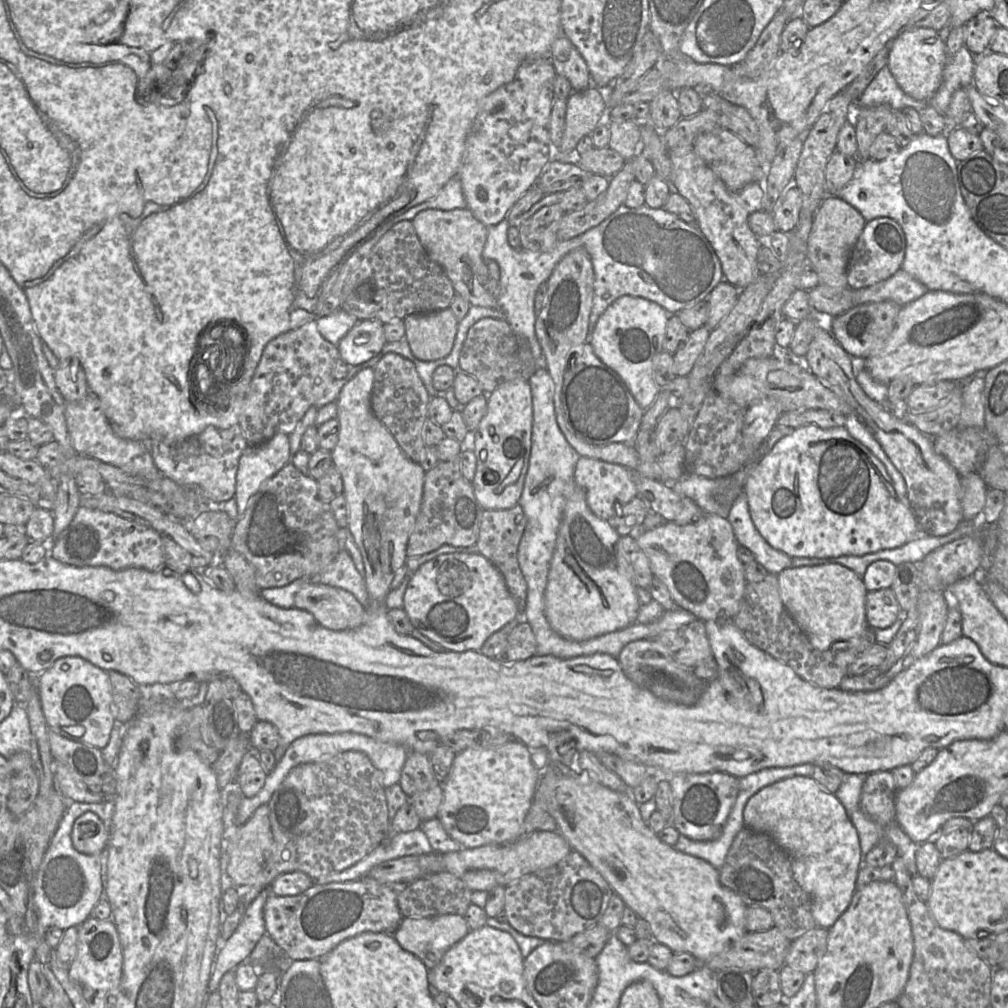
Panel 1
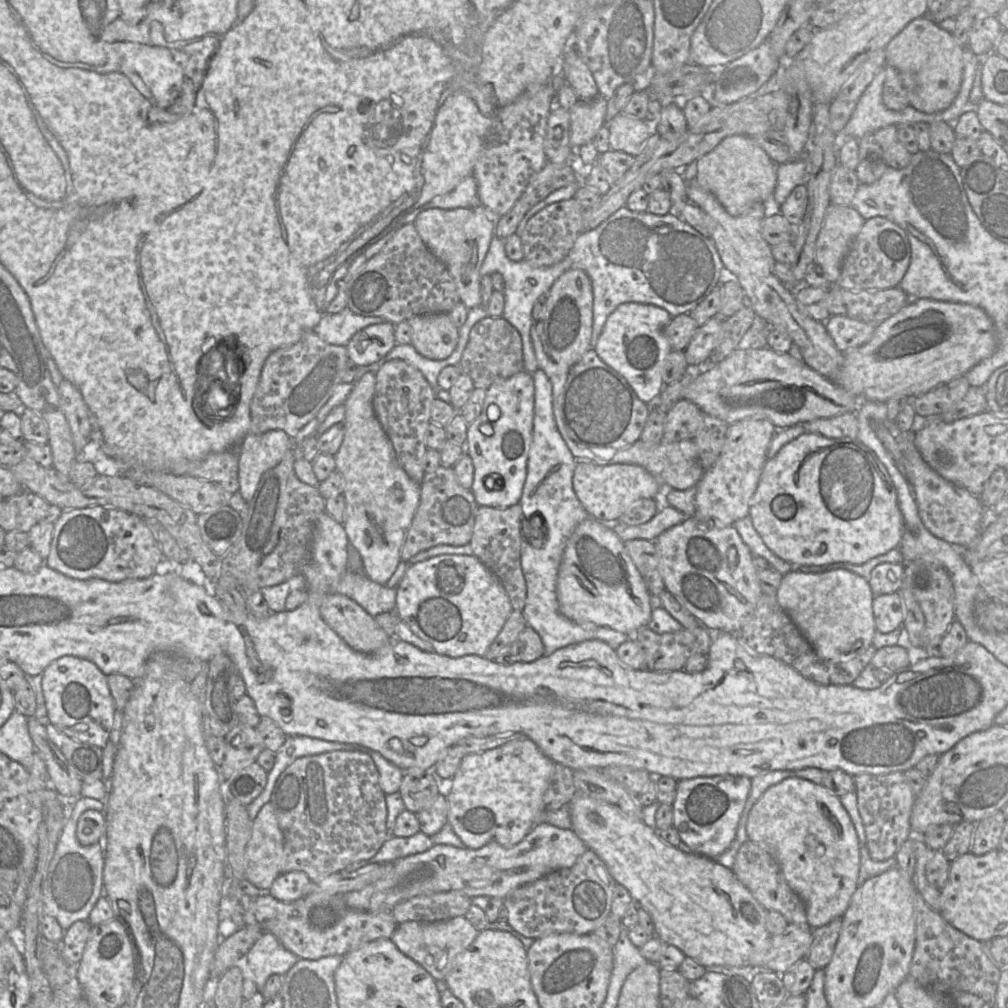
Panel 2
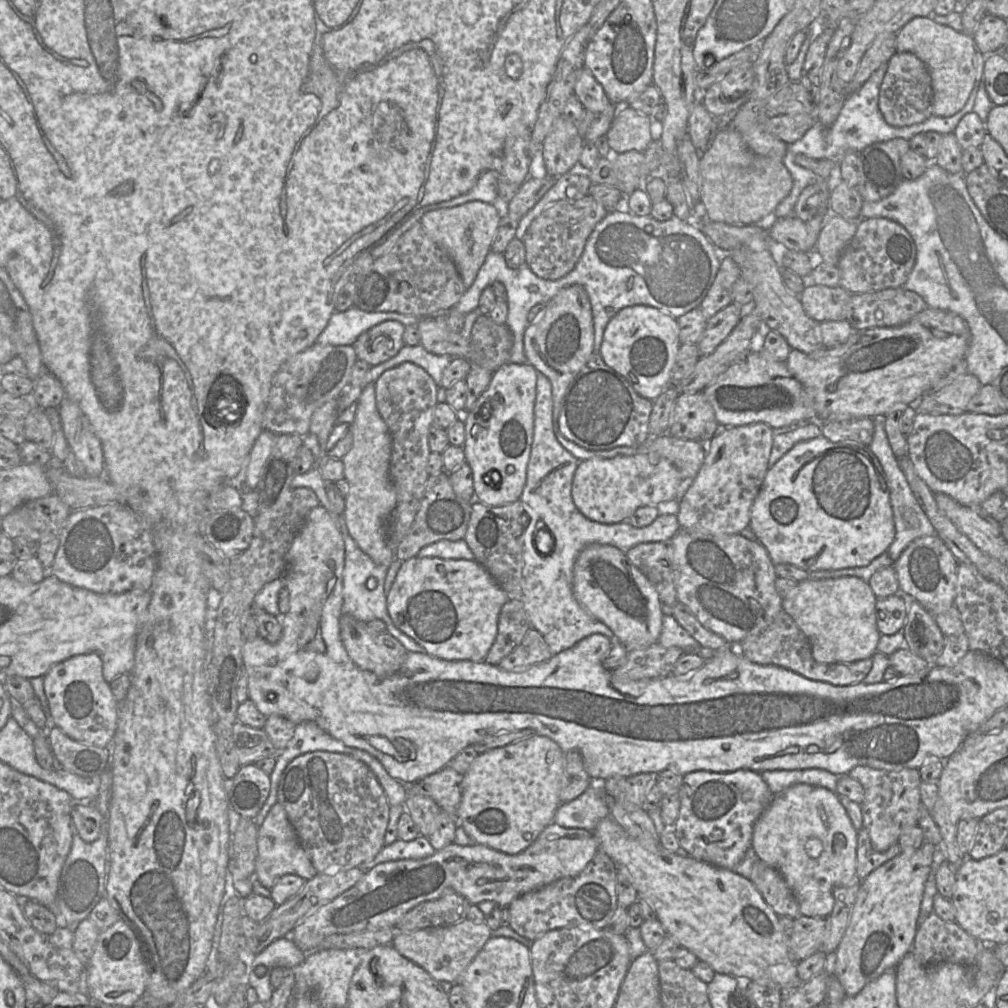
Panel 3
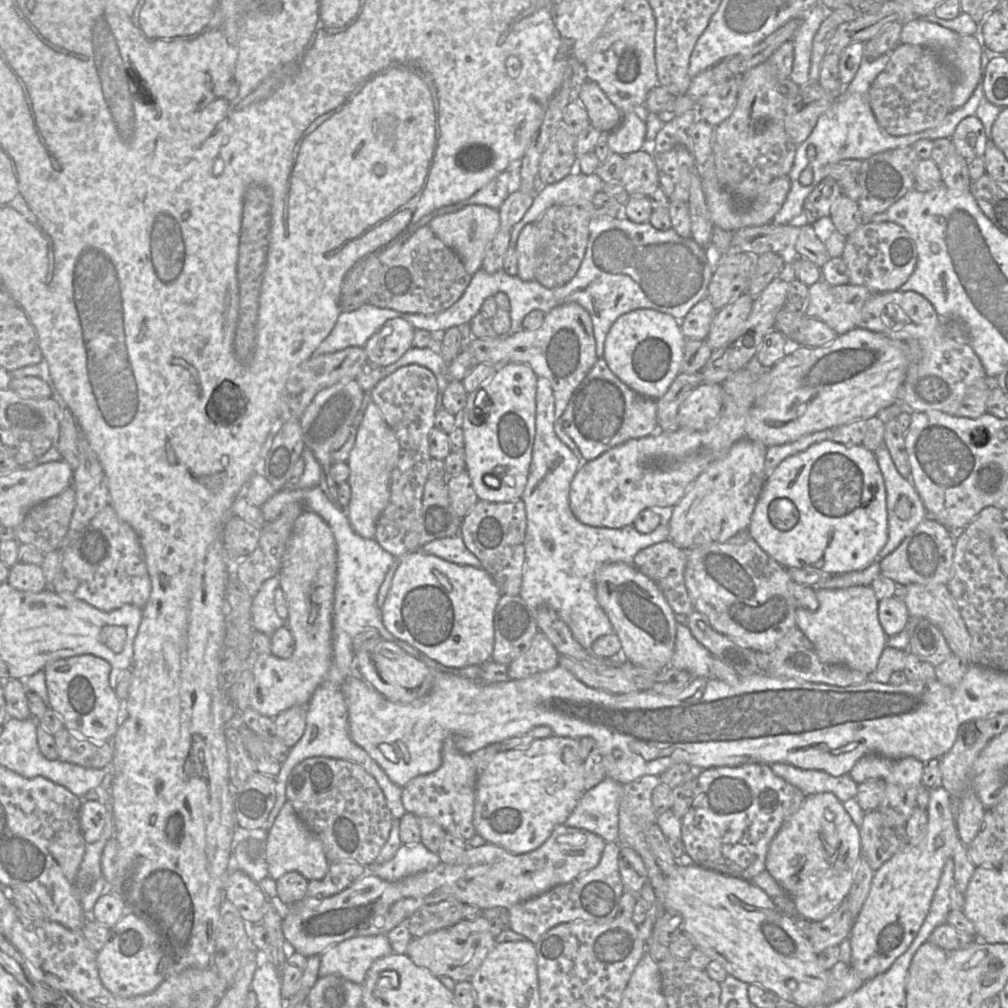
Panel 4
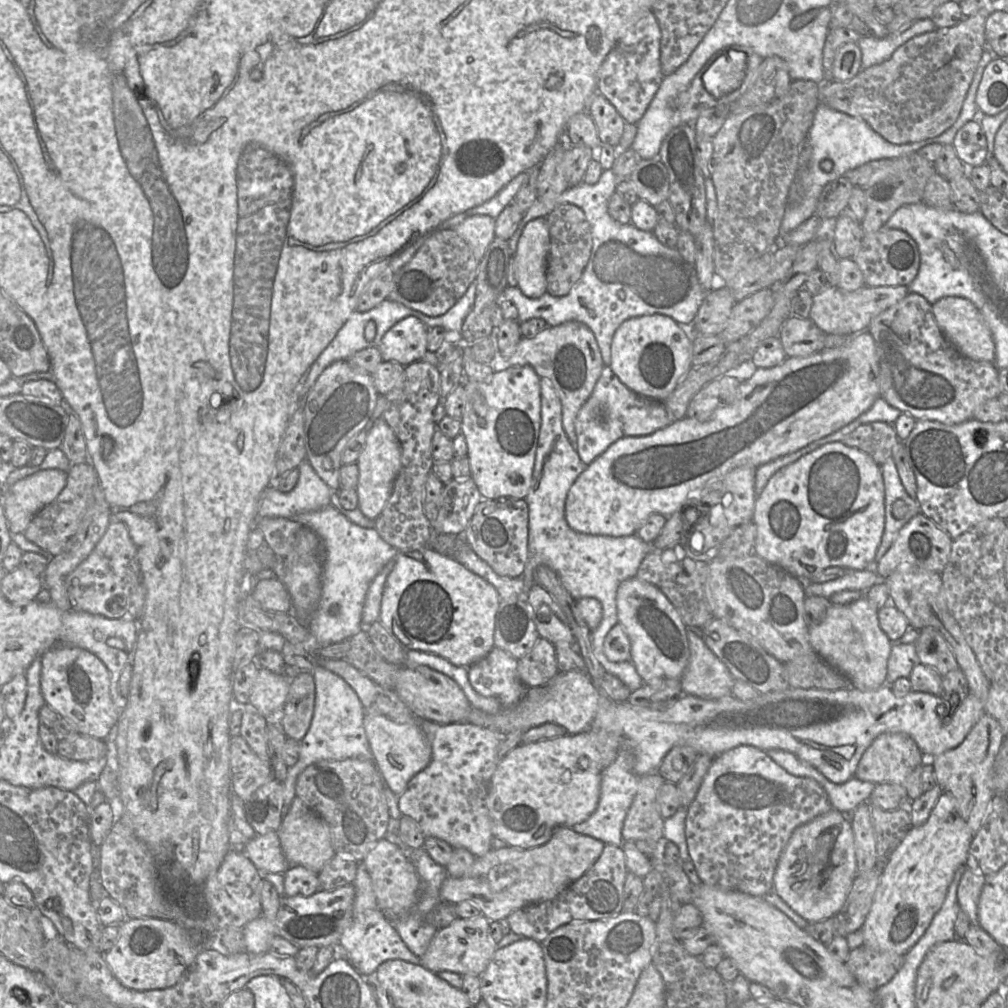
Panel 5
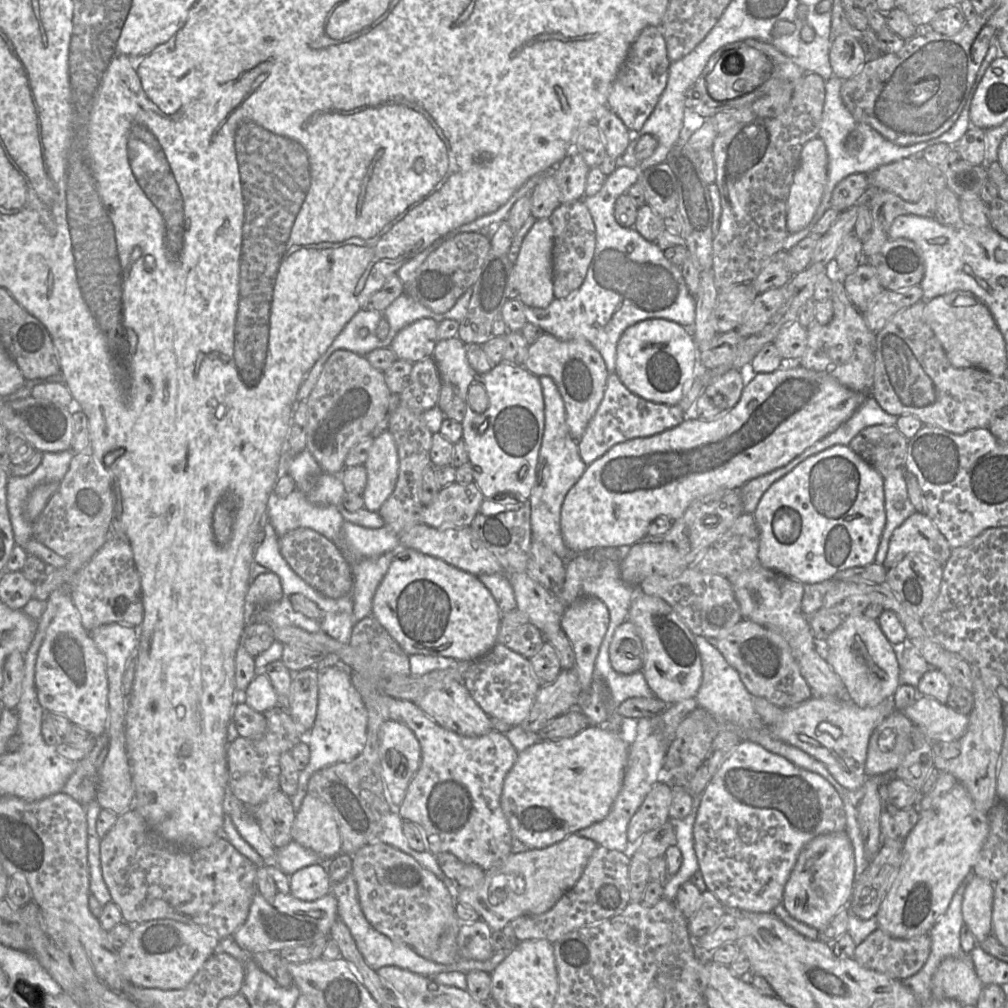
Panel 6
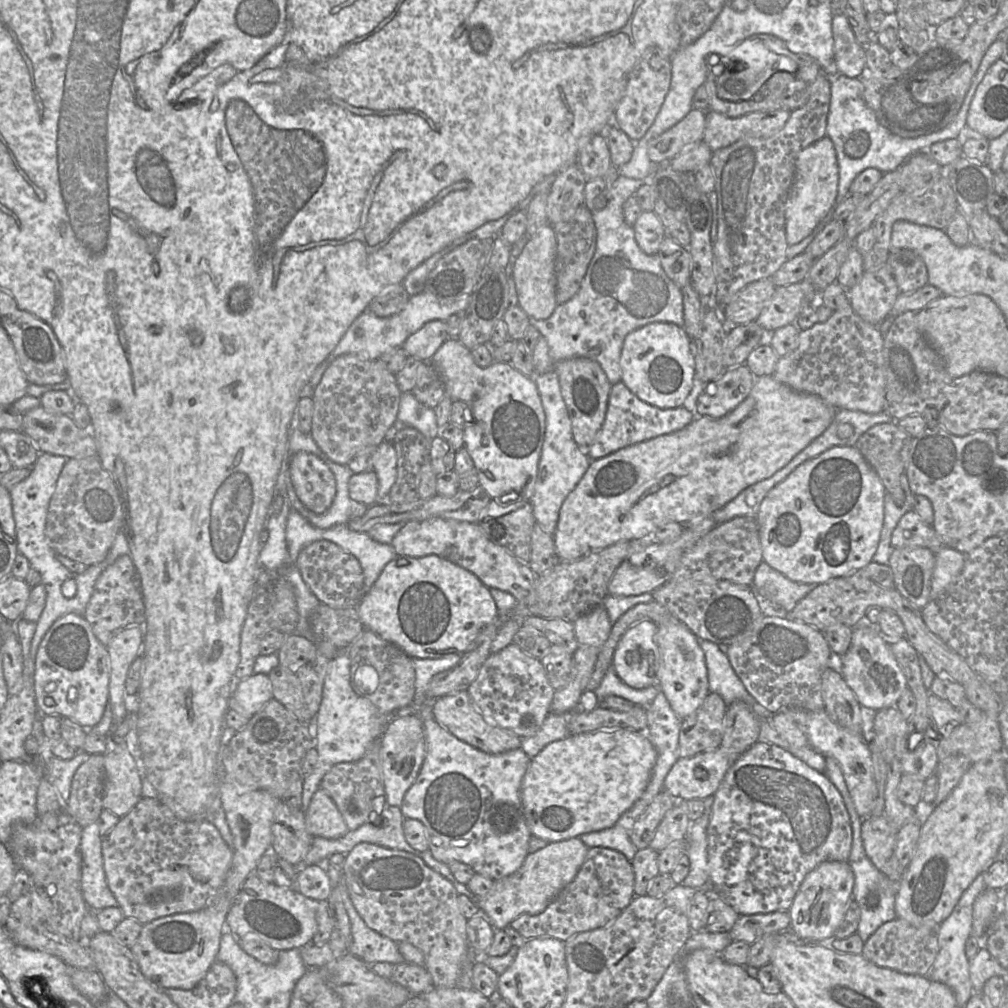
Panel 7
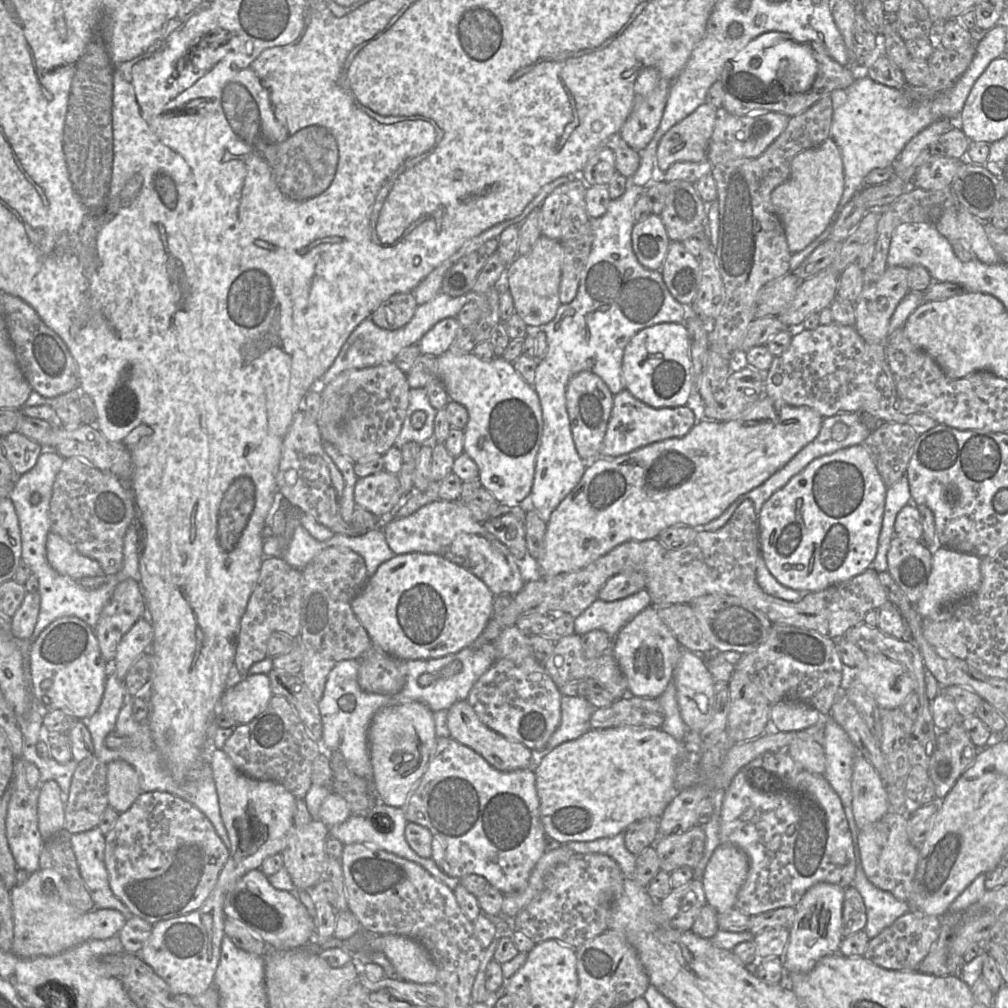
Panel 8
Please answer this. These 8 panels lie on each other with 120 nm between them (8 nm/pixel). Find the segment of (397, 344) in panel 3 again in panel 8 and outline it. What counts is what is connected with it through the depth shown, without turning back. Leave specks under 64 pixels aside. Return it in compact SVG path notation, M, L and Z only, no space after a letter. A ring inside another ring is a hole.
M449 317L439 321L420 339L418 346L421 354L440 356L453 346L460 330L456 317Z

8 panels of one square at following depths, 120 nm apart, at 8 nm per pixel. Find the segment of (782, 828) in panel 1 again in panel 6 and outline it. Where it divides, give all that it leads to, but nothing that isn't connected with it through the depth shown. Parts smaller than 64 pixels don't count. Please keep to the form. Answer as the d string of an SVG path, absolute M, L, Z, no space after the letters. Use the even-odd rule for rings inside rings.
M847 832L819 835L801 850L785 885L782 904L792 918L819 930L850 902L854 873L854 851Z

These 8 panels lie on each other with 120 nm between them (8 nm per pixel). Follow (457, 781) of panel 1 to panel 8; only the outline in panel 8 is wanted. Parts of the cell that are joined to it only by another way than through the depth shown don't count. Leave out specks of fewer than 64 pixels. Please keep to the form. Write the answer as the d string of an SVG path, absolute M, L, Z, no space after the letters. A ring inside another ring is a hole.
M620 726L589 729L582 736L557 745L535 768L540 815L548 837L560 843L611 837L635 821L660 818L675 794L675 775L683 757L684 744L662 729Z

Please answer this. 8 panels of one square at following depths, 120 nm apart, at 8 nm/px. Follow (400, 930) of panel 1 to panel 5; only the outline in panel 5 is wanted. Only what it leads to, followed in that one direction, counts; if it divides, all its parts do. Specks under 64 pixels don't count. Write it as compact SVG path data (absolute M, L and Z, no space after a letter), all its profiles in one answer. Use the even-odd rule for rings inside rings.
M483 914L473 918L457 918L449 926L439 929L432 938L420 965L433 973L455 972L460 975L479 976L487 967L496 951L496 944L490 939L490 921Z

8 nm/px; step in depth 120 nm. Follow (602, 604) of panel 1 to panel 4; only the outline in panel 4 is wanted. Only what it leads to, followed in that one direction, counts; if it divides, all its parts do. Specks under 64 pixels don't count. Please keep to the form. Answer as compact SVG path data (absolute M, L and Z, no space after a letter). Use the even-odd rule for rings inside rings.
M616 562L598 569L595 587L597 600L621 642L624 660L646 668L670 666L678 617L658 586L633 564Z

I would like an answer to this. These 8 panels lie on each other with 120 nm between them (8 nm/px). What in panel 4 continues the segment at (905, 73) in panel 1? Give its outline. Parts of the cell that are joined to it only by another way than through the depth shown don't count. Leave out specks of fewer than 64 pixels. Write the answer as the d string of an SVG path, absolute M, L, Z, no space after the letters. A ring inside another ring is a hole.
M917 18L903 24L900 43L919 45L937 52L945 63L954 67L959 73L959 80L955 82L953 89L953 108L957 109L969 100L980 77L982 47L976 35L961 35L938 24Z

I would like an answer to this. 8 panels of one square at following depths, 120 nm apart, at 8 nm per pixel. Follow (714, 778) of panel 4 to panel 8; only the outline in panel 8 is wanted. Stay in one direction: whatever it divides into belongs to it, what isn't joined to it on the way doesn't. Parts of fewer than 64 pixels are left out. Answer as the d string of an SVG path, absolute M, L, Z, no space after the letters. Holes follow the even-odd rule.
M787 751L766 752L738 771L722 802L719 837L721 844L733 844L749 858L747 877L736 901L736 908L748 916L781 907L796 907L805 892L819 882L847 888L855 876L852 834L840 797L823 775L805 770Z

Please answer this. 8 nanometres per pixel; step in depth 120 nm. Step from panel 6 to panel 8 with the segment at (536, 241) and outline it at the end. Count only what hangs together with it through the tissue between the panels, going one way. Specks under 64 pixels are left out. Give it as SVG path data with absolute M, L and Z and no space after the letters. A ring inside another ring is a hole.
M541 236L527 255L518 255L507 266L507 288L510 291L515 312L529 327L543 327L556 315L560 303L560 282L563 248L557 240Z

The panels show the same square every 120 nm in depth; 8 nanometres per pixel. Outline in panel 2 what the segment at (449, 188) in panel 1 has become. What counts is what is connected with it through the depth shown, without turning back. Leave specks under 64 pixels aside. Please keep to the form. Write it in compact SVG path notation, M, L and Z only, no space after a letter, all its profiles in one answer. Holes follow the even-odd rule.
M471 175L464 178L452 191L437 196L430 202L416 209L403 219L403 224L414 223L417 216L429 209L455 209L480 206L481 201L477 194L477 183Z

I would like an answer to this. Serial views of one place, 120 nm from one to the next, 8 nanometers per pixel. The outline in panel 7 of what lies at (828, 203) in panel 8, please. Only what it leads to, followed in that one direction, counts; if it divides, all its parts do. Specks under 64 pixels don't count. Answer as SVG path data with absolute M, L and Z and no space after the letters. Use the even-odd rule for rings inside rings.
M824 136L801 150L795 160L794 180L785 201L785 227L788 245L799 243L832 208L838 193L839 168L832 140Z

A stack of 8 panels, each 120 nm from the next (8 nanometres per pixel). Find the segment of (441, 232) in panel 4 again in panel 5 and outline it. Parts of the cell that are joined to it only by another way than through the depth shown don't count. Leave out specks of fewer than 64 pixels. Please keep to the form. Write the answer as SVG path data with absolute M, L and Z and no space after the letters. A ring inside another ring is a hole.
M487 215L471 216L456 225L454 231L468 244L474 257L480 261L496 237L495 219Z

